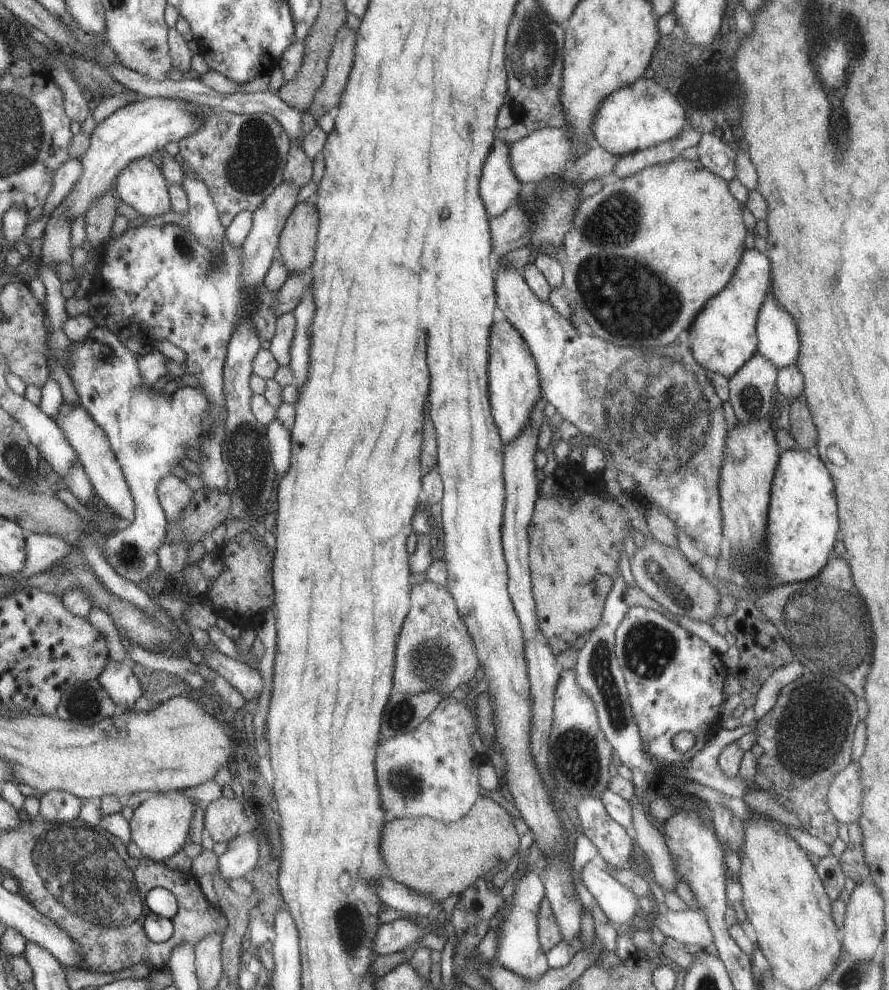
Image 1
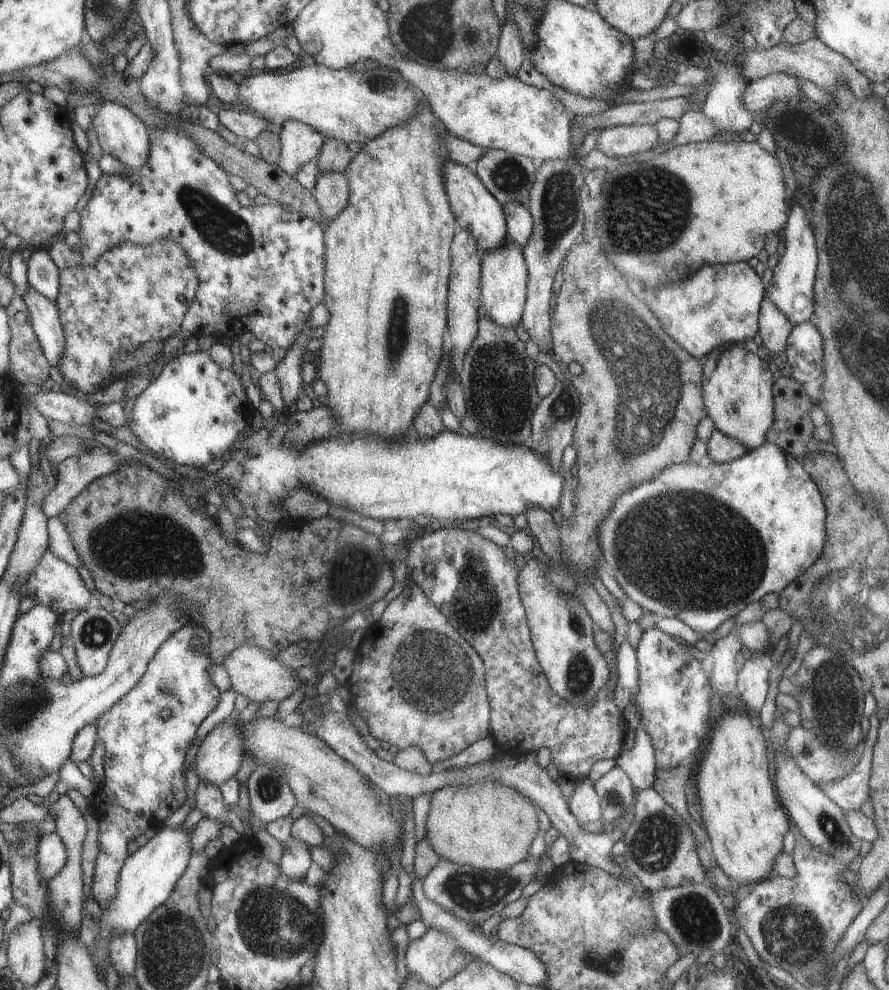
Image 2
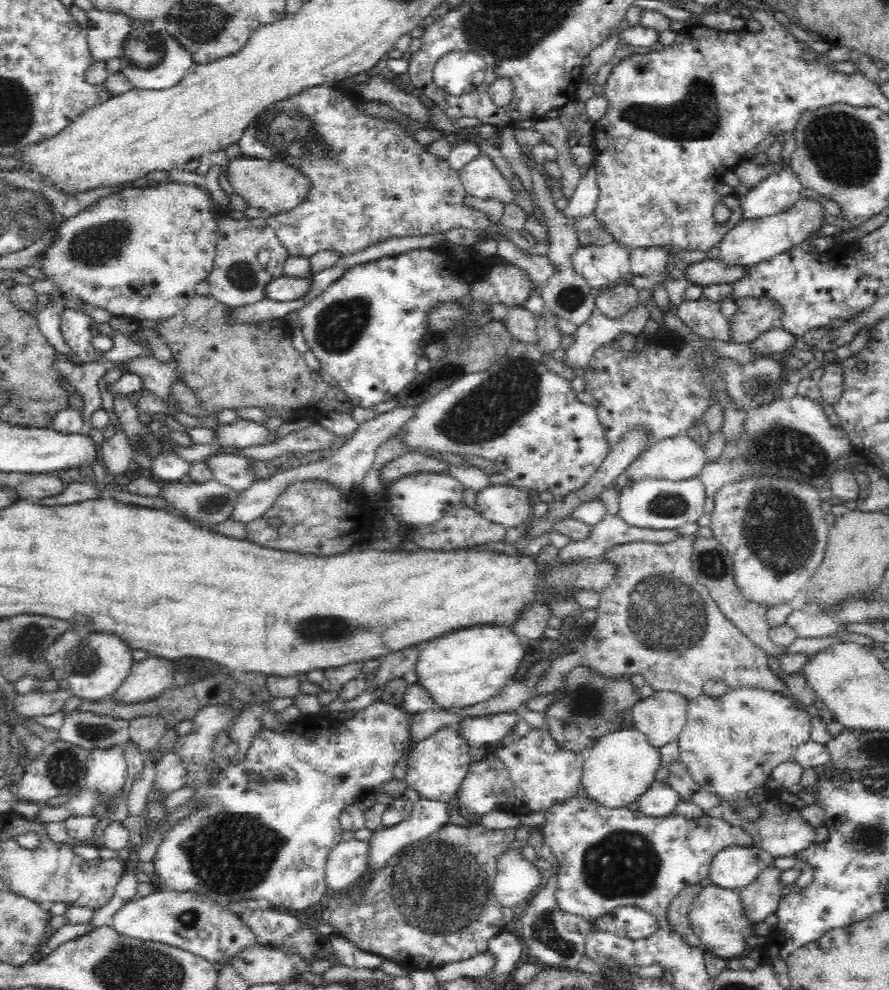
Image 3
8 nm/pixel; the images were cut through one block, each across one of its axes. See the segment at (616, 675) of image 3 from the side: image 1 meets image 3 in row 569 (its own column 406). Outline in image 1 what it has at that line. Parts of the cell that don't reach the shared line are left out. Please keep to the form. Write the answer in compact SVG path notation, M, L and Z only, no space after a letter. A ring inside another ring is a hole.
M429 580L412 589L412 607L404 619L395 650L393 692L419 694L427 690L450 696L453 688L473 678L477 670L477 652L473 640L461 623L452 596L443 585Z

